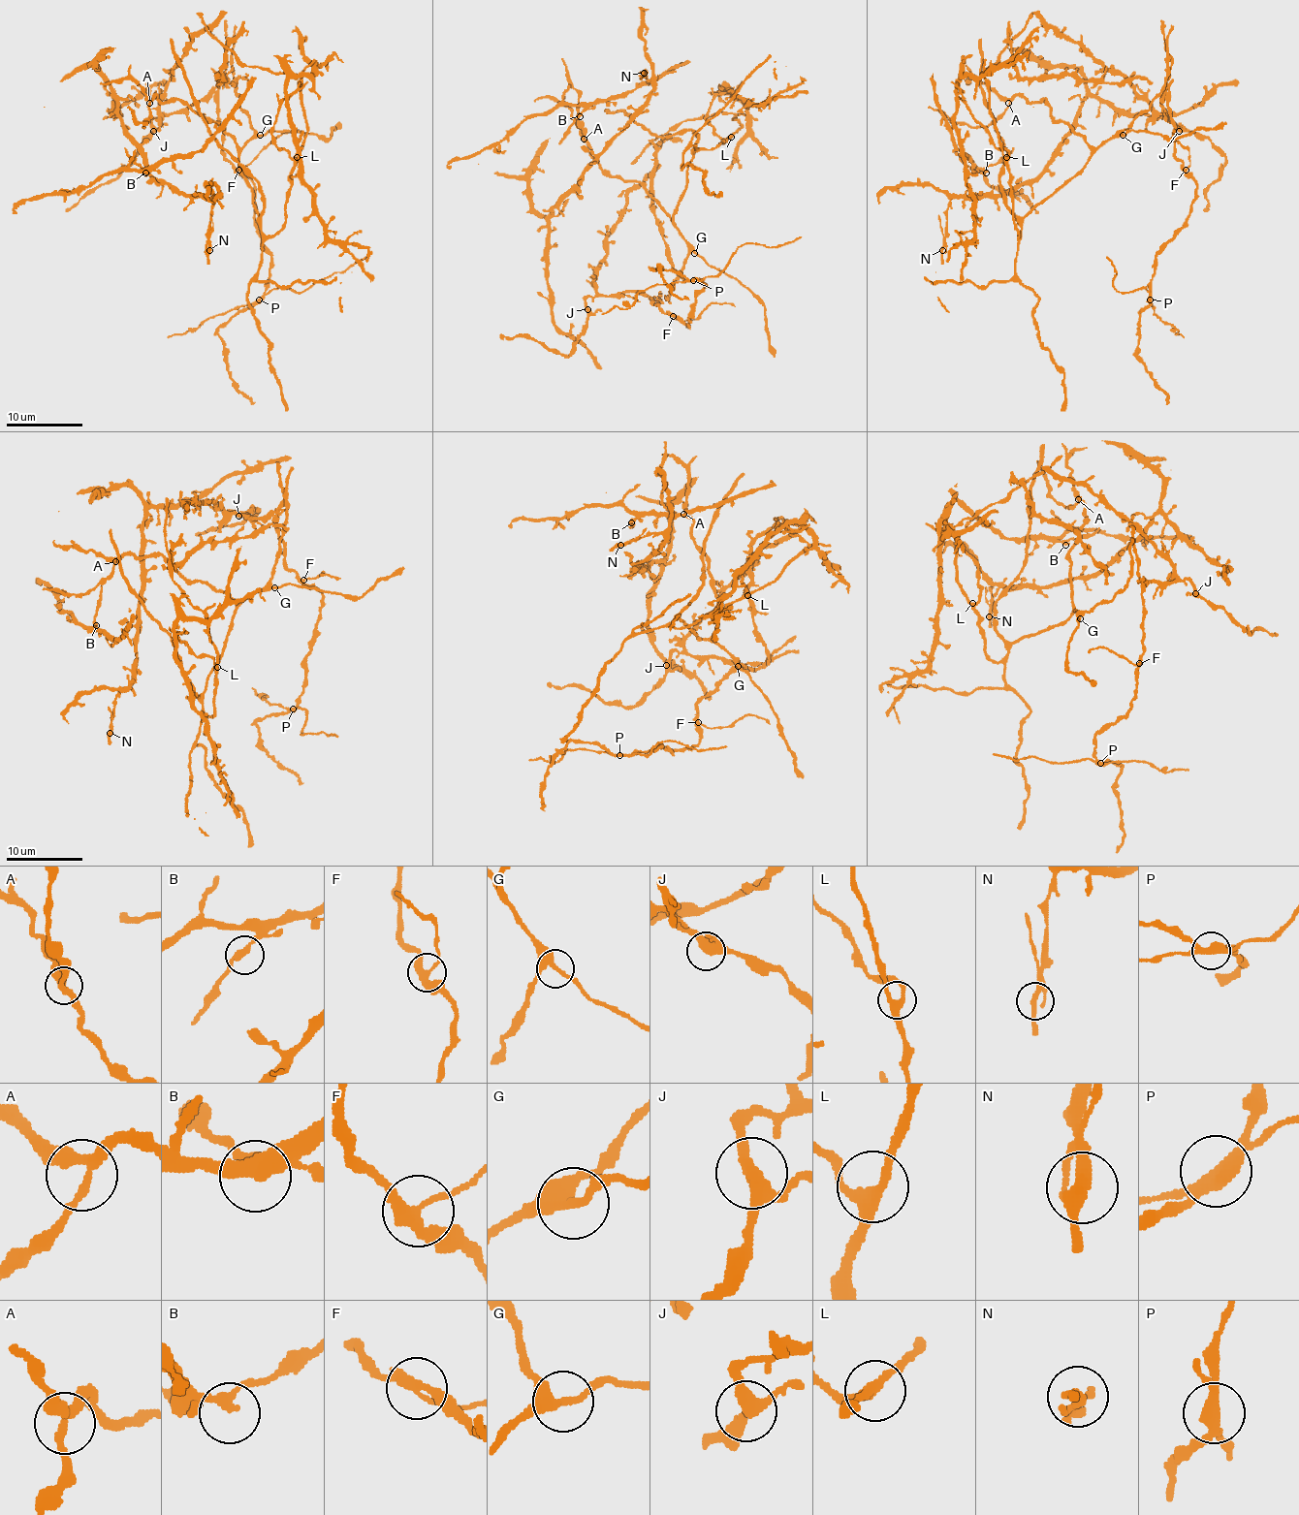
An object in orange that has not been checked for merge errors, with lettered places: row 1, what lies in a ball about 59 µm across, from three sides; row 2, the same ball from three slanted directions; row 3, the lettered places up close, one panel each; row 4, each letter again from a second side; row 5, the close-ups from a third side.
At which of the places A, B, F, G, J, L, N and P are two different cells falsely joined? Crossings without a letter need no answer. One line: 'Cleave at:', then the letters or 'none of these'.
Cleave at: F, P

